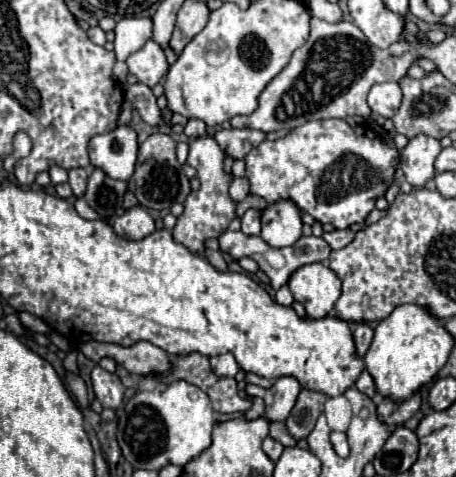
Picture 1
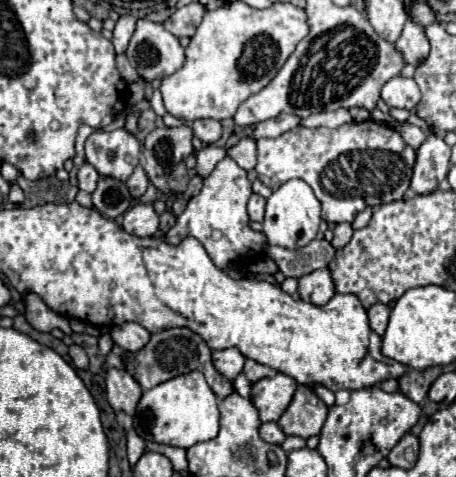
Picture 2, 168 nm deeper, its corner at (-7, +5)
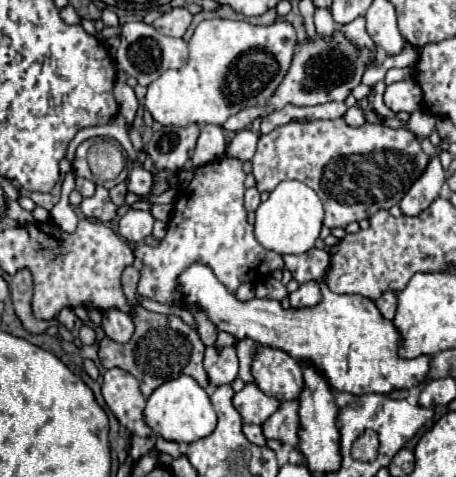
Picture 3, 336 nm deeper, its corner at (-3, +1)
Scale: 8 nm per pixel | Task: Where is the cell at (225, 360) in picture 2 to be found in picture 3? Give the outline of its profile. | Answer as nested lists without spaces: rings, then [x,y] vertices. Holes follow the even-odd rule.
[[[208,346],[204,354],[204,368],[212,386],[230,384],[238,376],[238,358],[234,346]]]

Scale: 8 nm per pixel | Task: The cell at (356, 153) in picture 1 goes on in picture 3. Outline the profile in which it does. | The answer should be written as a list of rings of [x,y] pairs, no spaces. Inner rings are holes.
[[[338,118],[288,122],[270,134],[262,134],[252,158],[252,174],[260,192],[272,192],[282,180],[304,182],[324,204],[324,226],[346,228],[350,222],[398,204],[426,164],[428,156],[422,152],[420,140],[408,130],[376,124],[352,128]]]

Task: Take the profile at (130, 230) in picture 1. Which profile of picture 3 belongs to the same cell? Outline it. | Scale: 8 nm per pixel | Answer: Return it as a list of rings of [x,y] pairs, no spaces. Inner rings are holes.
[[[130,208],[118,222],[118,232],[122,238],[126,238],[128,242],[140,242],[146,236],[152,234],[152,226],[154,226],[154,218],[150,212],[144,210],[134,210]]]

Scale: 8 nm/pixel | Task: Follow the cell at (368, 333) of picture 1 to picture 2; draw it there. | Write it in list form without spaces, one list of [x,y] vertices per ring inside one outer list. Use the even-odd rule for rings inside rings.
[[[374,304],[372,308],[368,308],[368,318],[370,318],[370,326],[374,332],[384,334],[386,326],[388,326],[388,318],[390,318],[390,306],[388,304]]]

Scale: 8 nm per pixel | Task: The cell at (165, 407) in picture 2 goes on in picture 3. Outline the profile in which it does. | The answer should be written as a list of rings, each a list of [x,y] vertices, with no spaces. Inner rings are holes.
[[[180,376],[176,380],[164,382],[160,388],[156,388],[150,398],[146,400],[144,408],[144,422],[152,428],[152,432],[168,442],[178,444],[190,444],[196,440],[202,440],[204,436],[210,436],[216,428],[216,412],[210,404],[210,398],[204,388],[192,380],[192,376]]]

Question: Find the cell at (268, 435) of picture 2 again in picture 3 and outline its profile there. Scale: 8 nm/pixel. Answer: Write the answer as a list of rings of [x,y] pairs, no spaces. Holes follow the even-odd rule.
[[[244,424],[244,436],[256,446],[266,446],[266,438],[262,434],[262,426],[258,426],[258,424]]]

